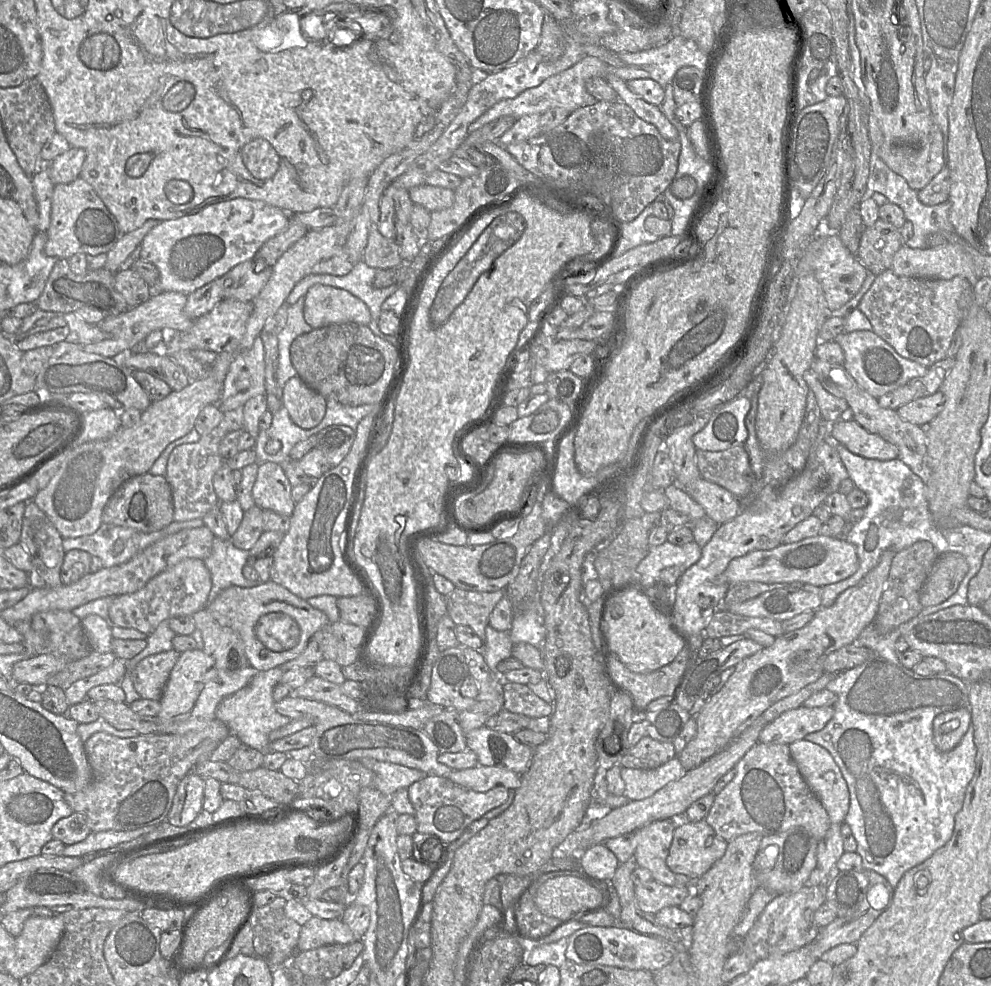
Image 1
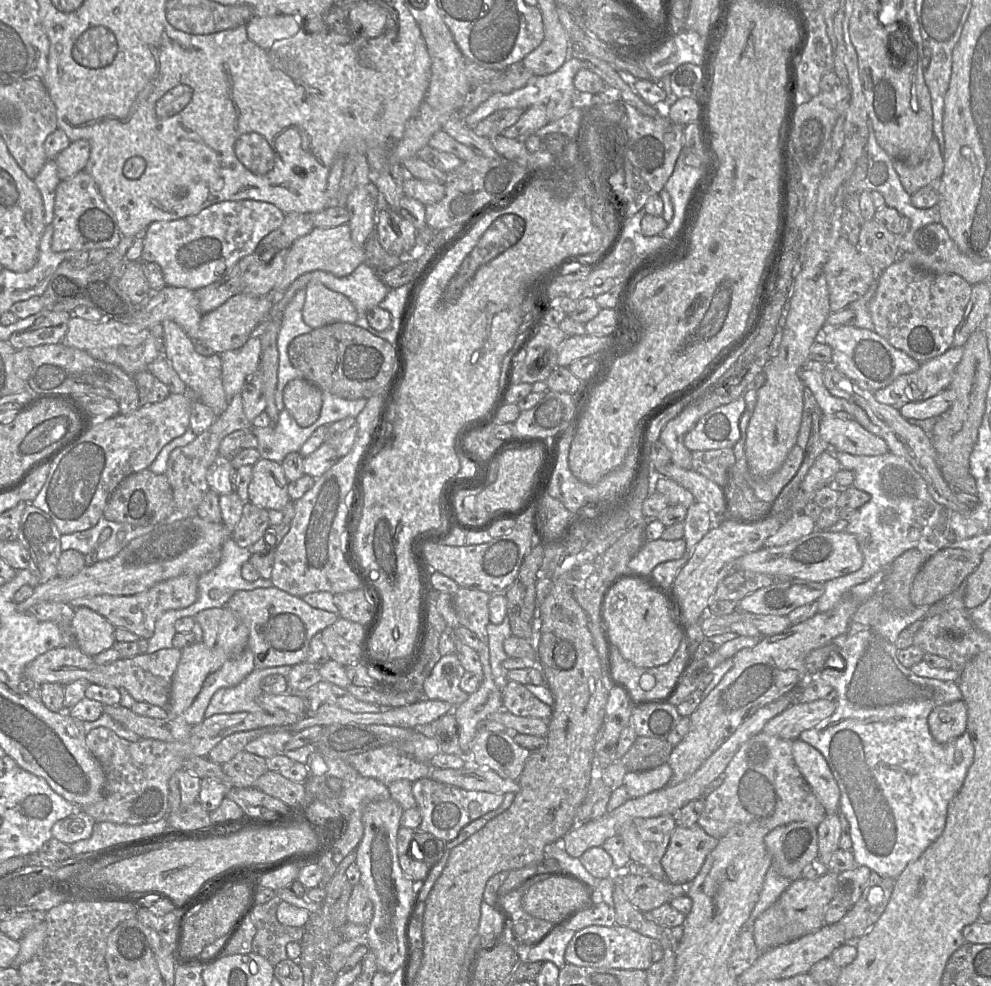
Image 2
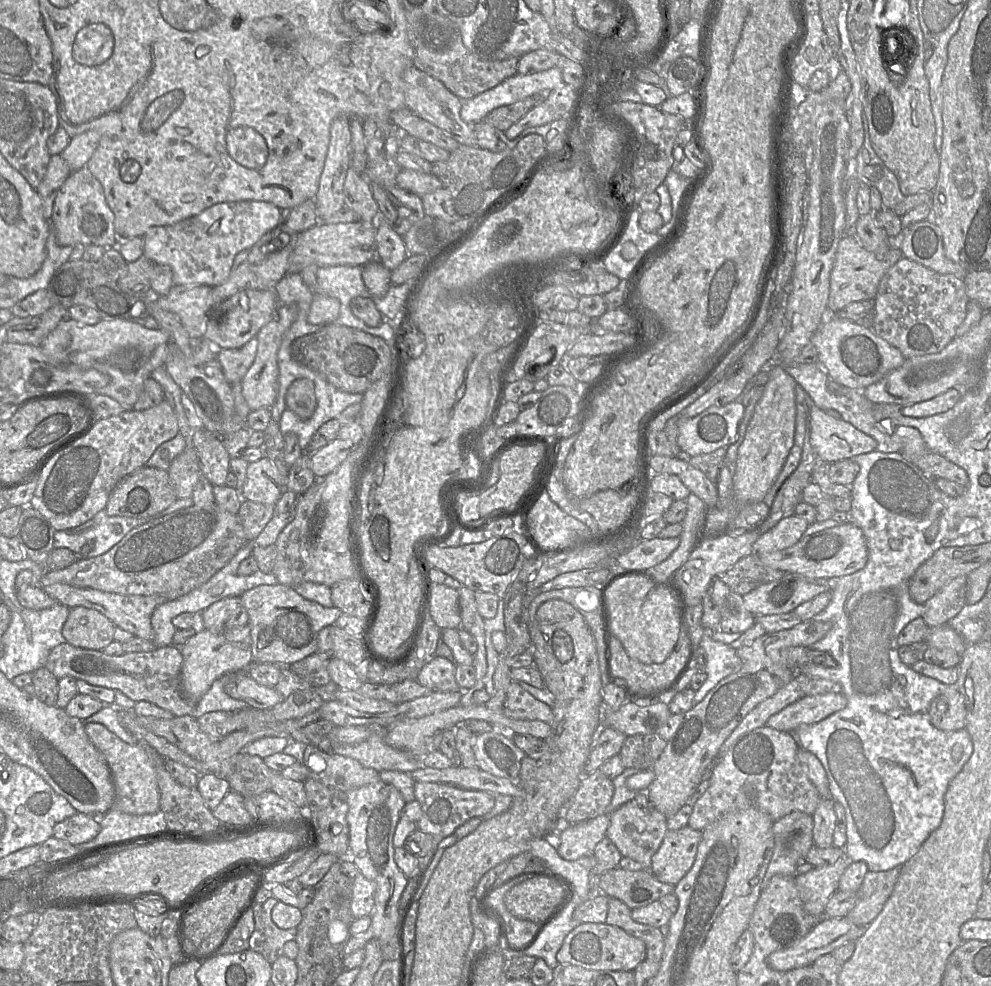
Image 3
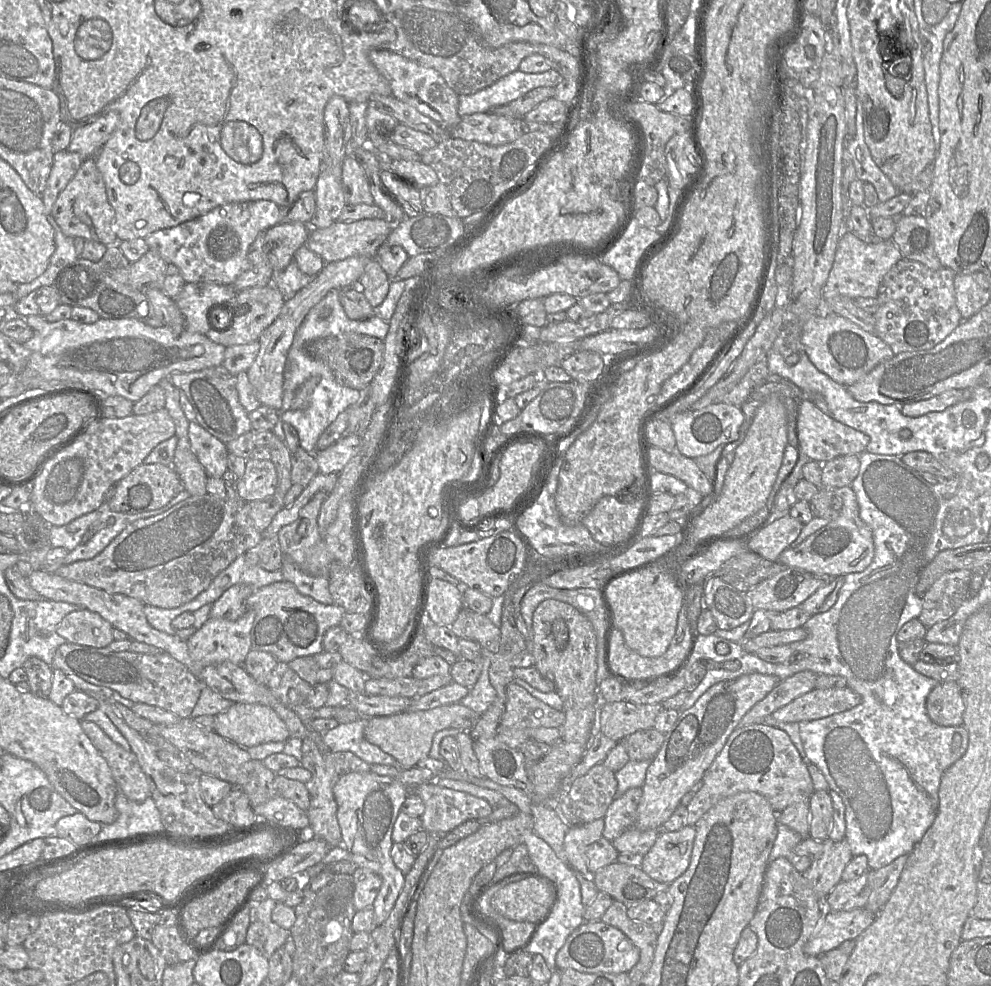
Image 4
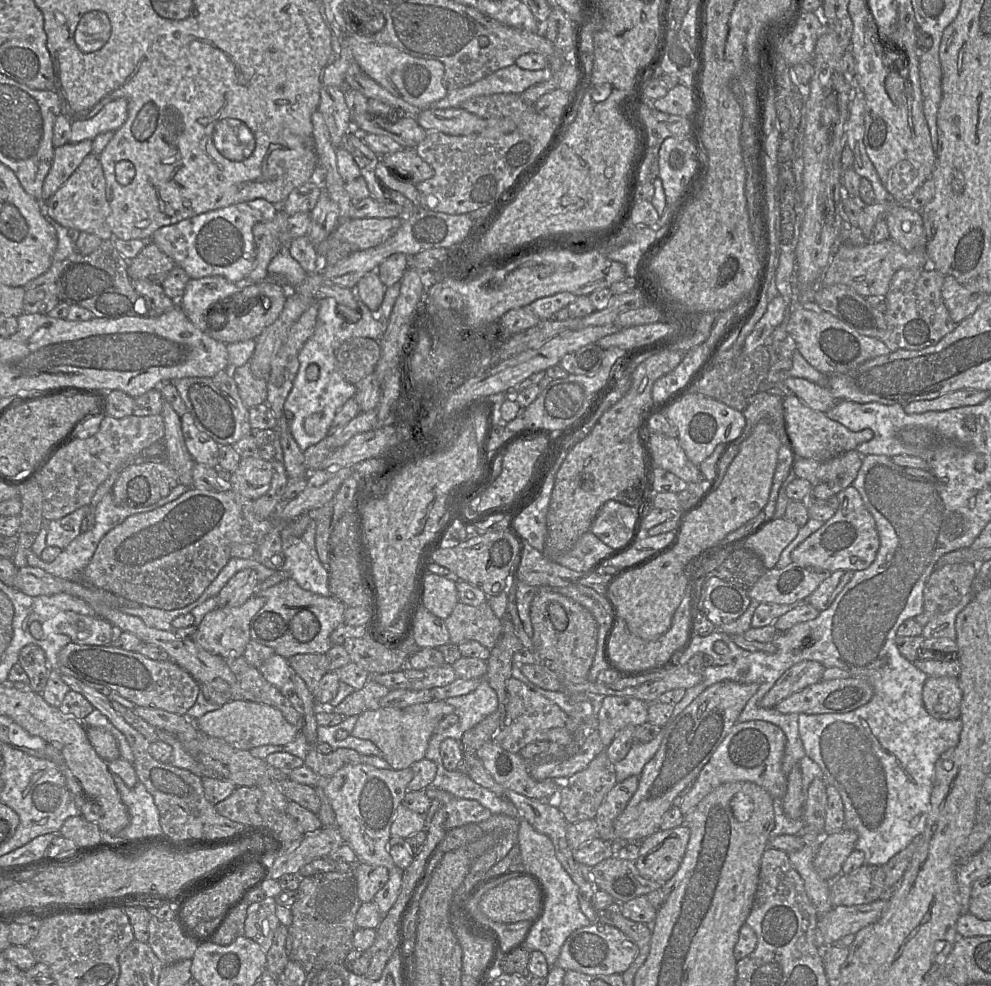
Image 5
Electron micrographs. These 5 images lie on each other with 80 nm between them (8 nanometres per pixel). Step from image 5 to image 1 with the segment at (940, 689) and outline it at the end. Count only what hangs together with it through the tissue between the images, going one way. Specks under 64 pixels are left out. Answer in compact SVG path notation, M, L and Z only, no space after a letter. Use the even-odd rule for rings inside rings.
M960 708L937 715L933 721L933 741L941 752L954 749L971 725L969 708Z

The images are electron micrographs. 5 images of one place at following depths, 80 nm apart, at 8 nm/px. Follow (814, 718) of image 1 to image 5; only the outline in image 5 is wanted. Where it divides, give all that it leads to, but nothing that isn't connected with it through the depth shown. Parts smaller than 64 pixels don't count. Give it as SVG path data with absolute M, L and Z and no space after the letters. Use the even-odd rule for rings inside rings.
M862 678L821 680L782 700L775 708L782 714L846 713L868 703L873 694L872 686Z

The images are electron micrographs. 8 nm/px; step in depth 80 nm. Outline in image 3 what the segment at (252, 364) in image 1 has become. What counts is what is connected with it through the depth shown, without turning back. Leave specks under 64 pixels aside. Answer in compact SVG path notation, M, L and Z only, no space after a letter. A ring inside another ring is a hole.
M253 337L241 348L218 349L217 359L222 365L226 380L232 385L242 381L253 364L258 350L258 340Z

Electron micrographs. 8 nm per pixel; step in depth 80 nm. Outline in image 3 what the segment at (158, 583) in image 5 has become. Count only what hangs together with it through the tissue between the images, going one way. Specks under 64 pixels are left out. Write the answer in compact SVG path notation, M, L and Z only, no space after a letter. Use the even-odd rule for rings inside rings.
M216 503L211 506L192 505L132 529L115 546L100 556L79 558L64 569L48 569L40 580L40 586L43 588L54 583L63 583L122 595L160 595L172 601L206 583L247 543L237 515L221 509Z

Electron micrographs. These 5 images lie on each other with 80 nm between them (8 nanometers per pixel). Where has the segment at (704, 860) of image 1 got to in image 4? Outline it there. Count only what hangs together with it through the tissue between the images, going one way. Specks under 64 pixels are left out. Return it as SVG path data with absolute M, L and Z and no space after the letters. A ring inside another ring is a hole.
M687 825L675 832L660 831L640 868L652 879L670 885L689 867L695 837L695 827Z

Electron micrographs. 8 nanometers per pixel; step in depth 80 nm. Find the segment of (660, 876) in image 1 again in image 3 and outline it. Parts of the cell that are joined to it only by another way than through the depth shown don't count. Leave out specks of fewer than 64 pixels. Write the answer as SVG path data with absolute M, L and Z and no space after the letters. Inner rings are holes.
M638 792L637 796L610 814L610 824L606 832L623 857L629 857L649 870L652 857L660 848L668 832L668 818L657 811L650 803L646 792Z

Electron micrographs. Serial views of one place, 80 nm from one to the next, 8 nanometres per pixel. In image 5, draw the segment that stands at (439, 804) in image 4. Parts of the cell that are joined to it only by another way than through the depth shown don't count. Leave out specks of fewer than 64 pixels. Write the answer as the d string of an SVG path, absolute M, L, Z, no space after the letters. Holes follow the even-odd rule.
M429 786L425 789L430 800L437 799L447 812L445 829L451 830L470 823L489 819L492 813L476 800L457 798L451 793Z

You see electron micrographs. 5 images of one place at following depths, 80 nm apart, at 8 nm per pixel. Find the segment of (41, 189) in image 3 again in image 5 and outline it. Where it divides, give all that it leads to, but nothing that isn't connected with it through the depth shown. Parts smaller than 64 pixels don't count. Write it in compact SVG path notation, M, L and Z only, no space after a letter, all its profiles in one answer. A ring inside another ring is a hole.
M92 140L69 142L55 148L52 167L43 184L42 204L55 194L91 153Z

